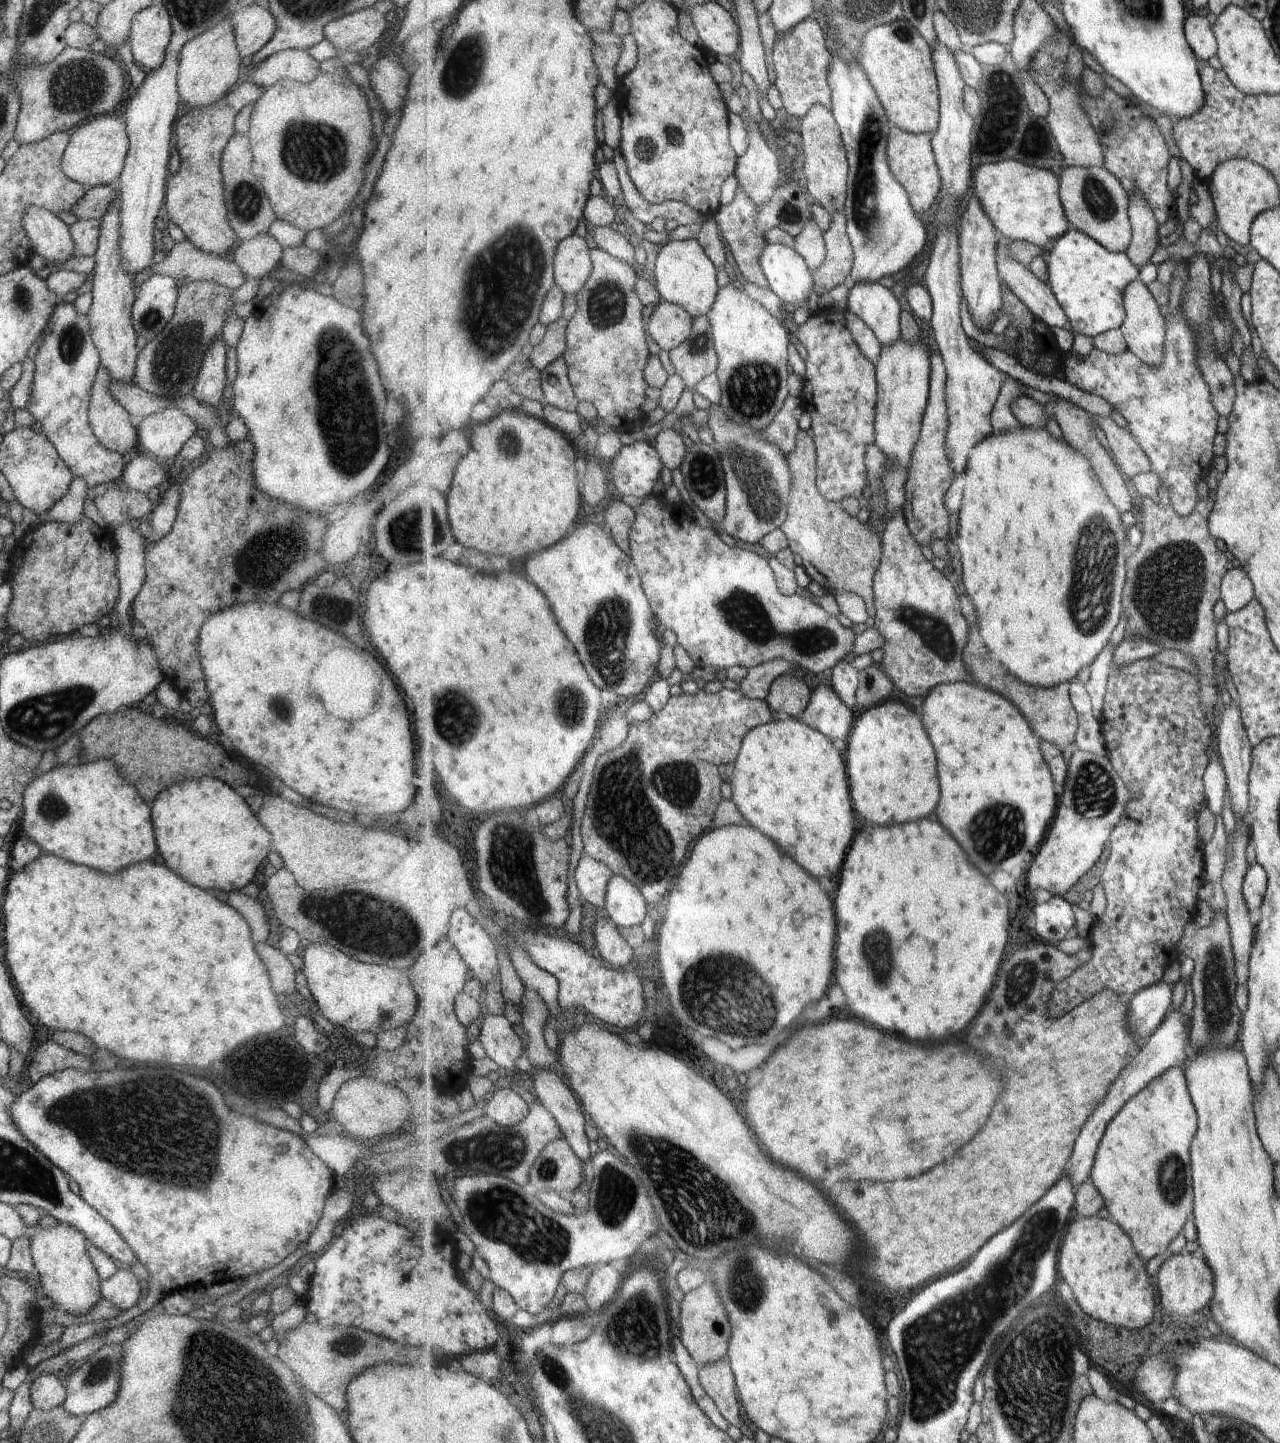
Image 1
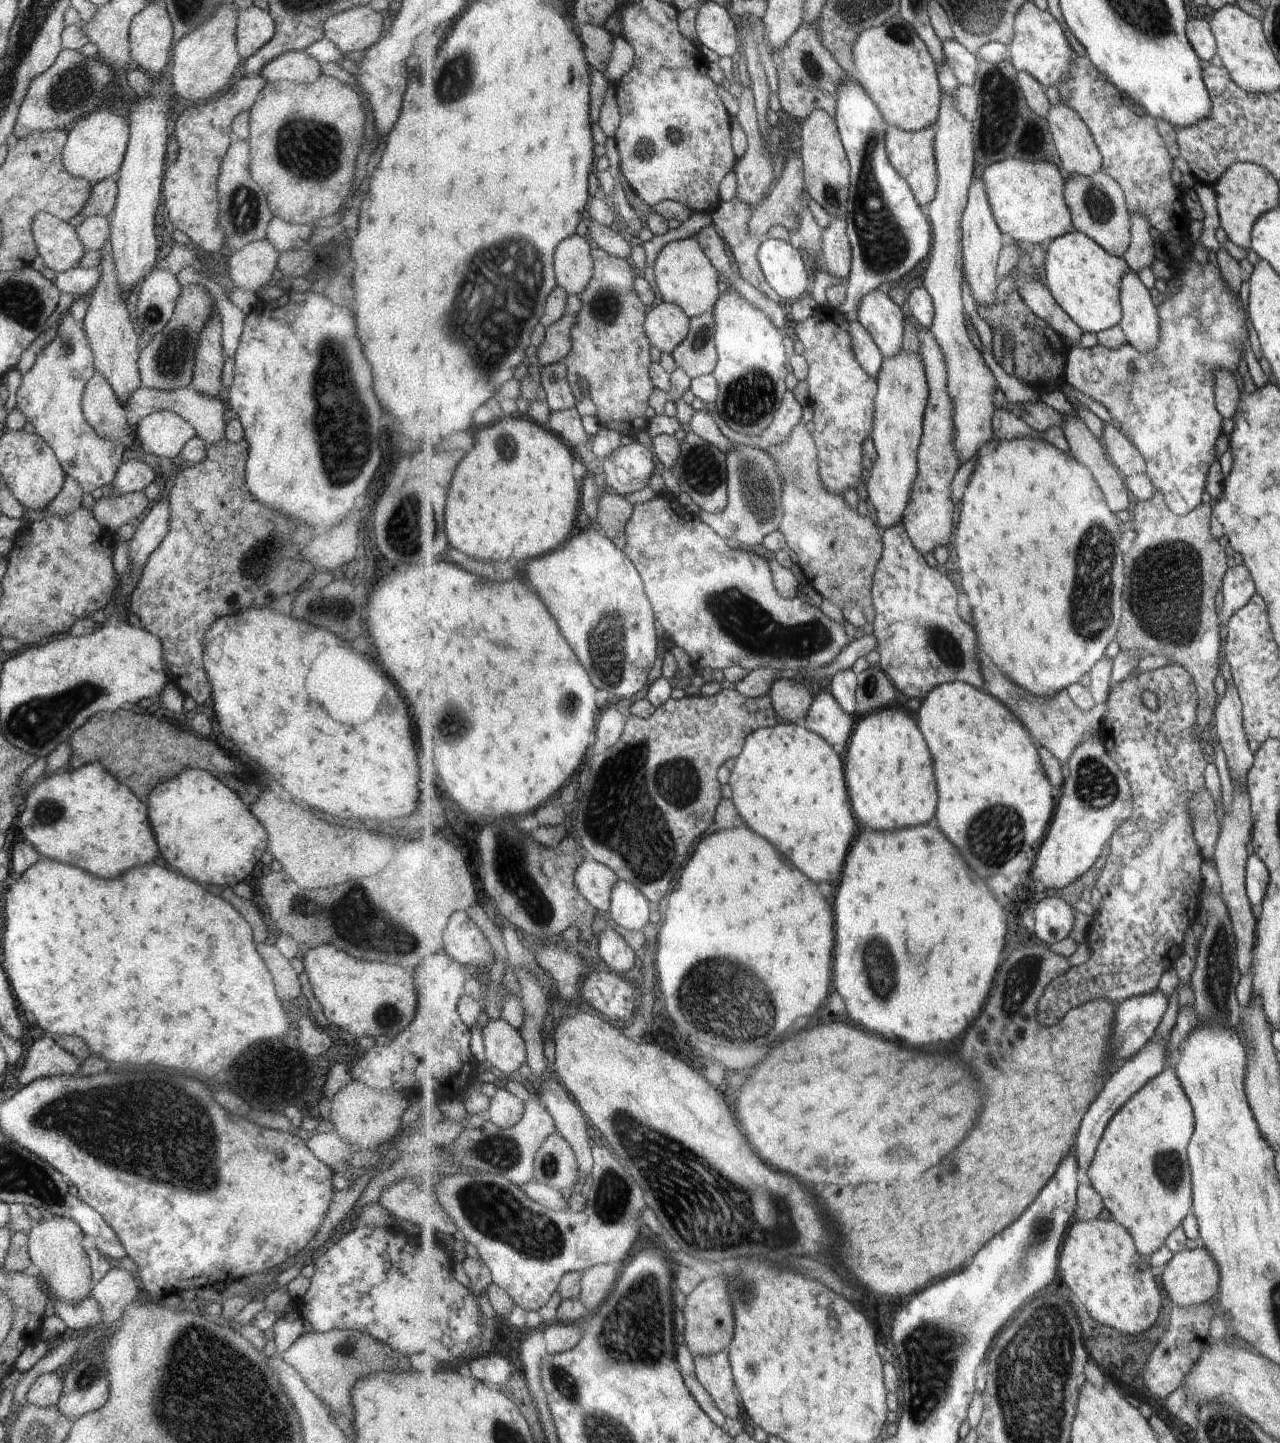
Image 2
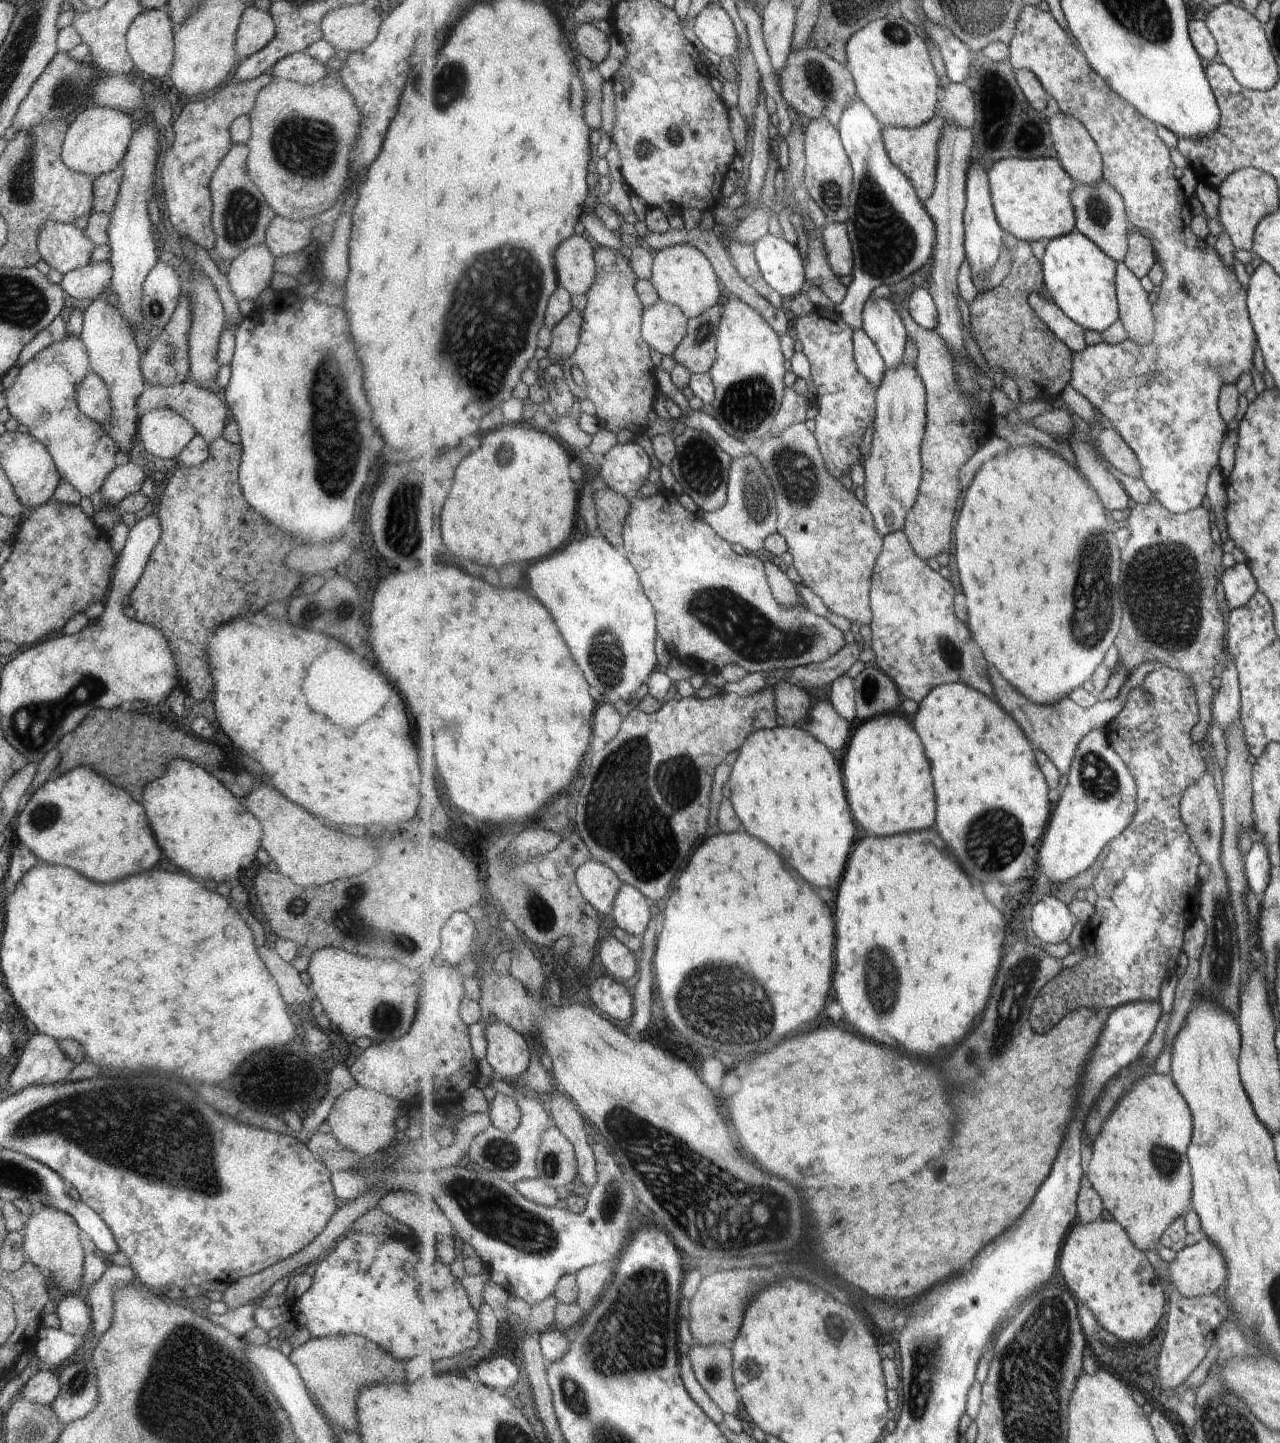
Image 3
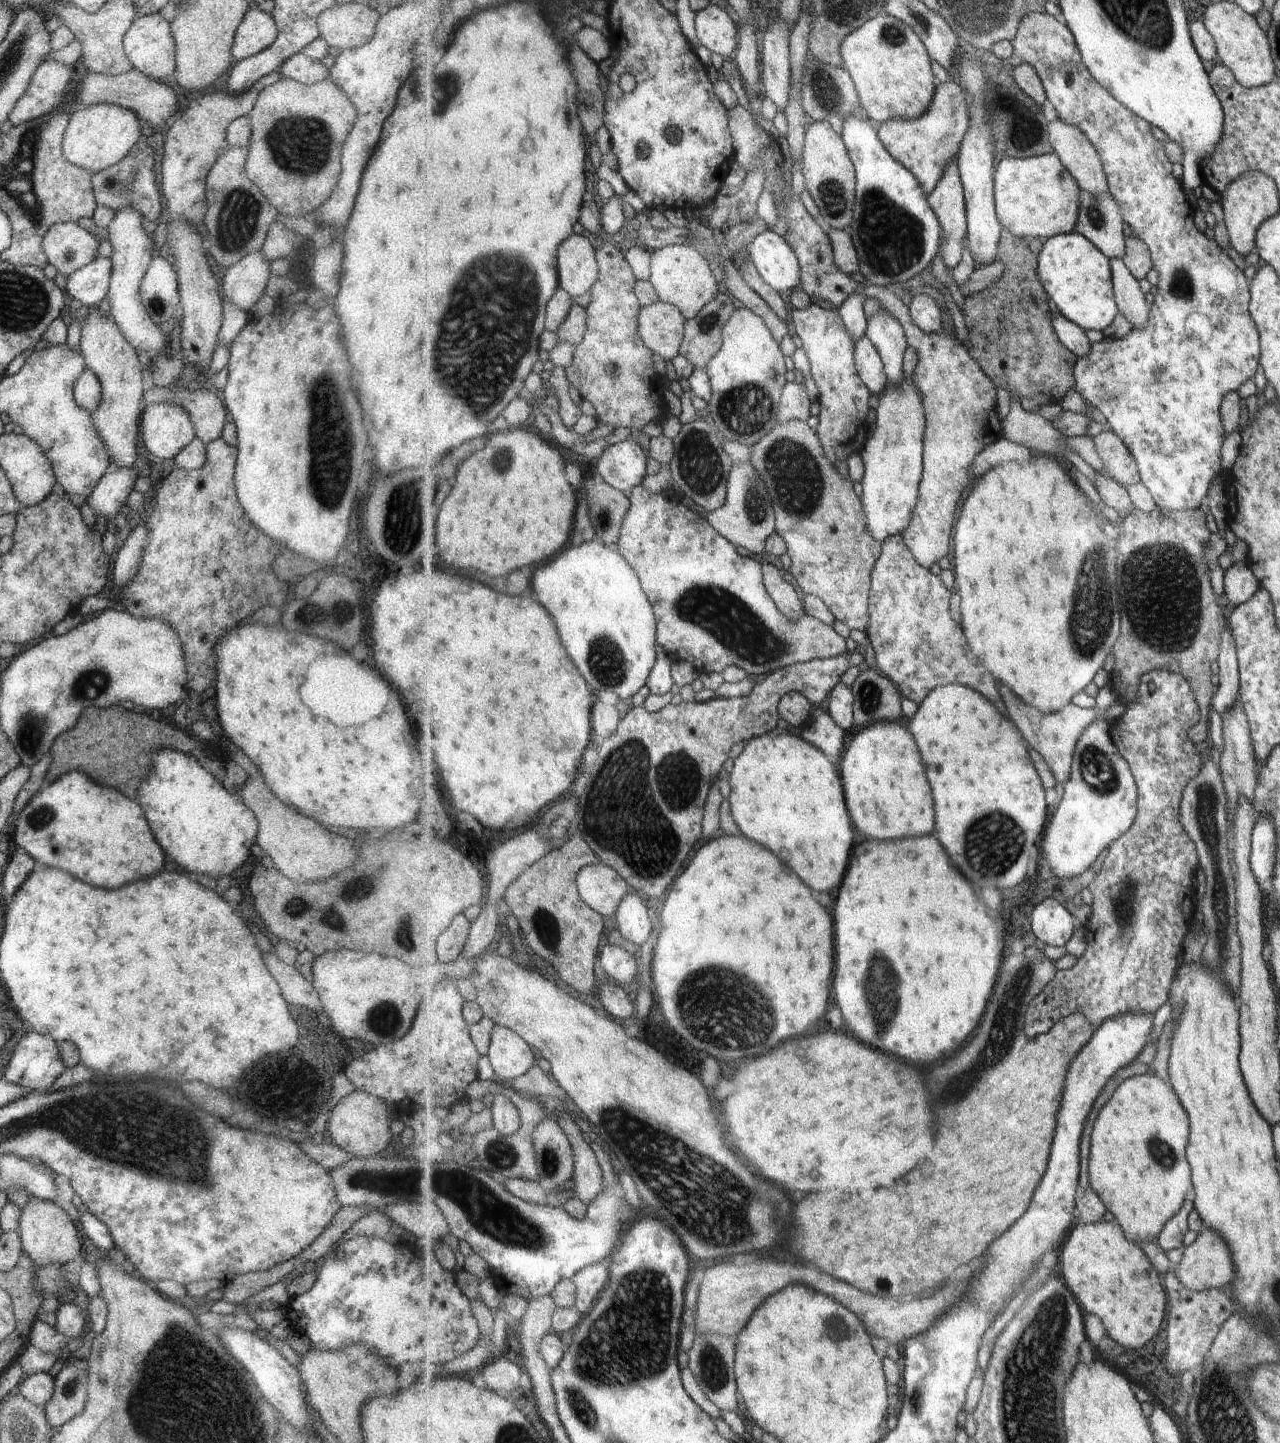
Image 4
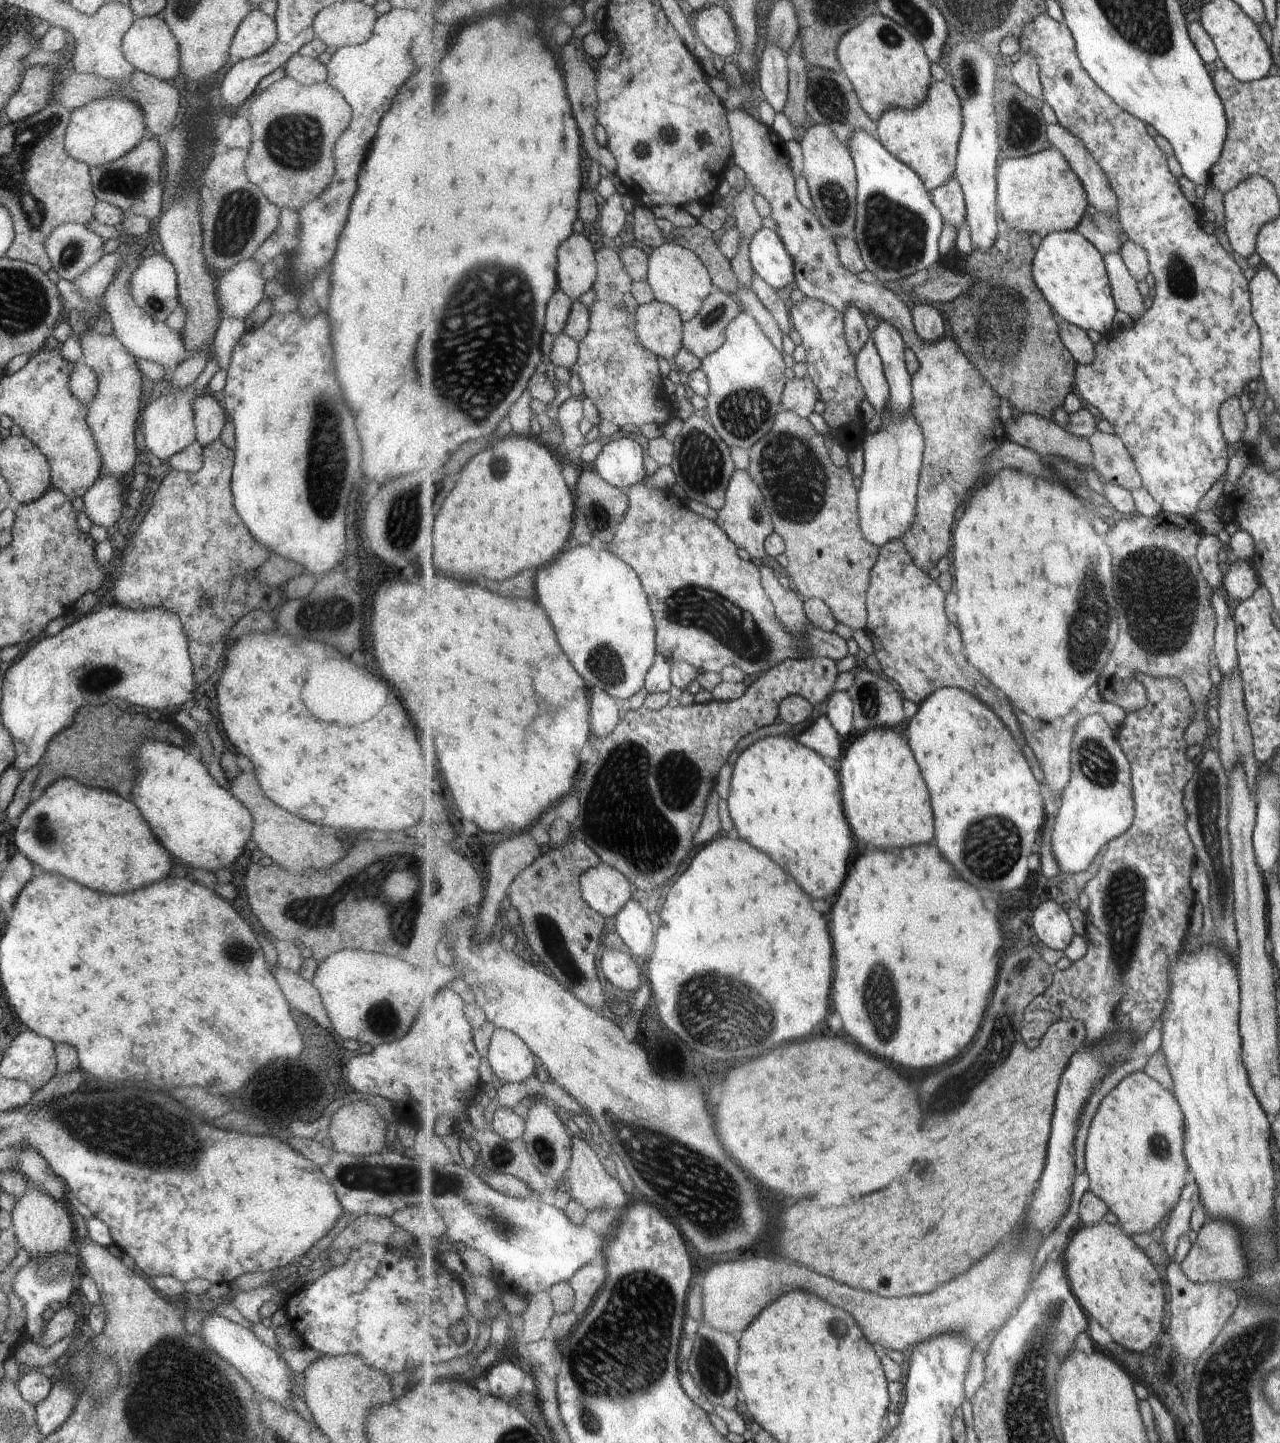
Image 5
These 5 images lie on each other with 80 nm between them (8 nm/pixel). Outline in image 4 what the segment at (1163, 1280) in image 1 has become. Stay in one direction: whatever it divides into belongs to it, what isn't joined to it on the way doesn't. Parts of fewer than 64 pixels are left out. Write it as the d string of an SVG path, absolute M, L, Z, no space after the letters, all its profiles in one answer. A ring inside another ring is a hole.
M1211 1228L1203 1230L1196 1241L1189 1247L1185 1247L1185 1254L1181 1264L1175 1267L1177 1278L1194 1292L1201 1292L1207 1288L1226 1288L1233 1280L1233 1260L1229 1254L1227 1244L1221 1240L1217 1232Z

